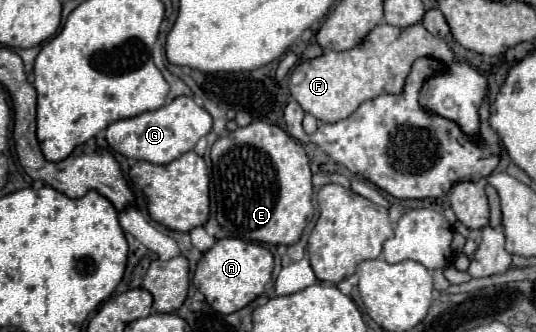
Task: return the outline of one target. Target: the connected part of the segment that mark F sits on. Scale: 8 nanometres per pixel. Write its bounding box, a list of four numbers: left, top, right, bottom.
[289,24,455,122]

